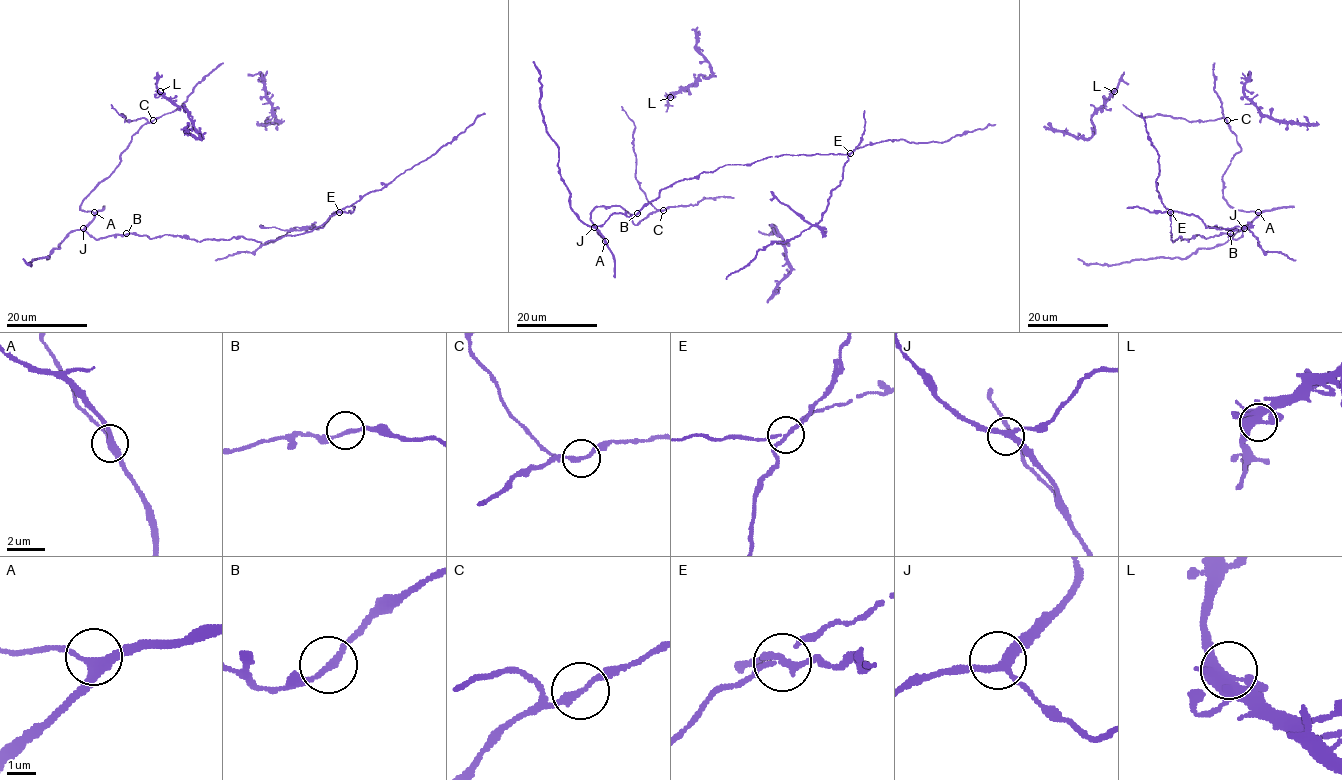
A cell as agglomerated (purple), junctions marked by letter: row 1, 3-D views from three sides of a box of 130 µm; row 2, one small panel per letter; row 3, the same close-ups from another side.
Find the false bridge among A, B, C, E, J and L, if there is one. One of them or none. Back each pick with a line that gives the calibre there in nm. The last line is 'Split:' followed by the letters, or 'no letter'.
E: 180 nm
Split: E

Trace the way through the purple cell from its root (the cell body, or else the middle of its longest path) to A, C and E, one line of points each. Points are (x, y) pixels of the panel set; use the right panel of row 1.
A: (1235, 238), (1241, 236), (1258, 212)
C: (1235, 238), (1241, 236), (1257, 213), (1234, 209), (1223, 195), (1223, 174), (1241, 150), (1237, 136), (1227, 120)
E: (1235, 238), (1229, 233), (1206, 238), (1196, 234), (1188, 241), (1180, 239), (1180, 236), (1173, 241), (1170, 212)

